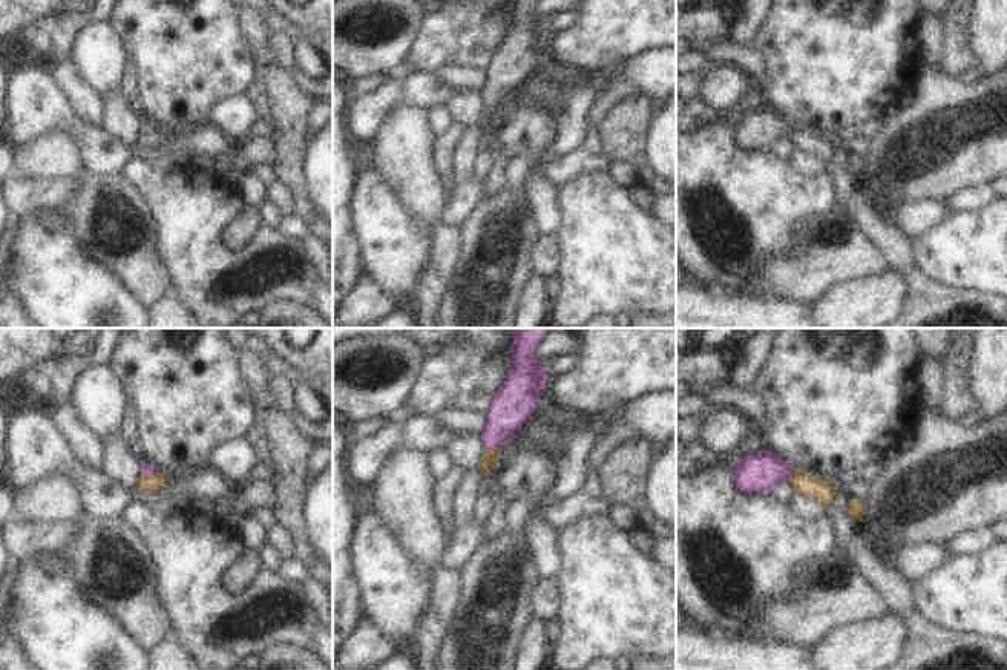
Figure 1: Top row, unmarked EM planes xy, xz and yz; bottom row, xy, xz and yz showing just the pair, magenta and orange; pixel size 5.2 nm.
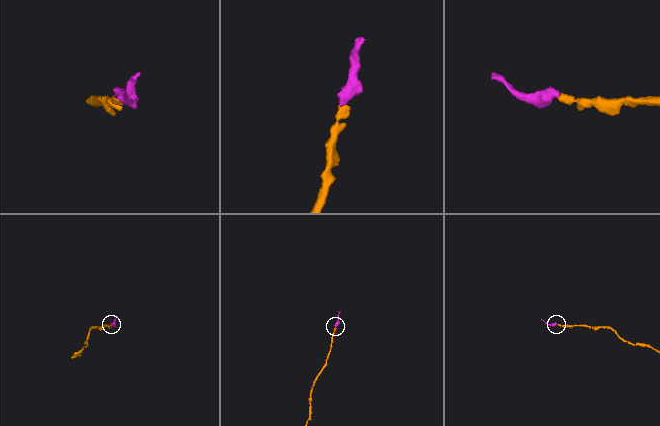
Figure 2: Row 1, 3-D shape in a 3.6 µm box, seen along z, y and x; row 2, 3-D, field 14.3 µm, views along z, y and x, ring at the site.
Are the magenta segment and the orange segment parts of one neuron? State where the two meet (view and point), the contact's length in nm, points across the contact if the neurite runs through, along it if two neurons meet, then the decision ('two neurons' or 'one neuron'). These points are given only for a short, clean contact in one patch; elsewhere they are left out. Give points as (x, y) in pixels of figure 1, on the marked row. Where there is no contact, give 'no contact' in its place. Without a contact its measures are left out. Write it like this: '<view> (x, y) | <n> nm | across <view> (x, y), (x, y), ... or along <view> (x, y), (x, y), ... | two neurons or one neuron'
xy (149, 474) | 90 nm | across xy (147, 469), (149, 474), (149, 483) | one neuron

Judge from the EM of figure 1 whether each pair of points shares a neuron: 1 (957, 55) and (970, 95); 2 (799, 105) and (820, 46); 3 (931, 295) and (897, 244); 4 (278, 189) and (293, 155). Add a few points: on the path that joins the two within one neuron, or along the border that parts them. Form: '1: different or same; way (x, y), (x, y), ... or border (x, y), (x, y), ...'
1: different; border (940, 68), (949, 75), (957, 77)
2: same; way (811, 91), (820, 77), (820, 60)
3: same; way (918, 282), (898, 256)
4: different; border (278, 180), (291, 193), (293, 212)

